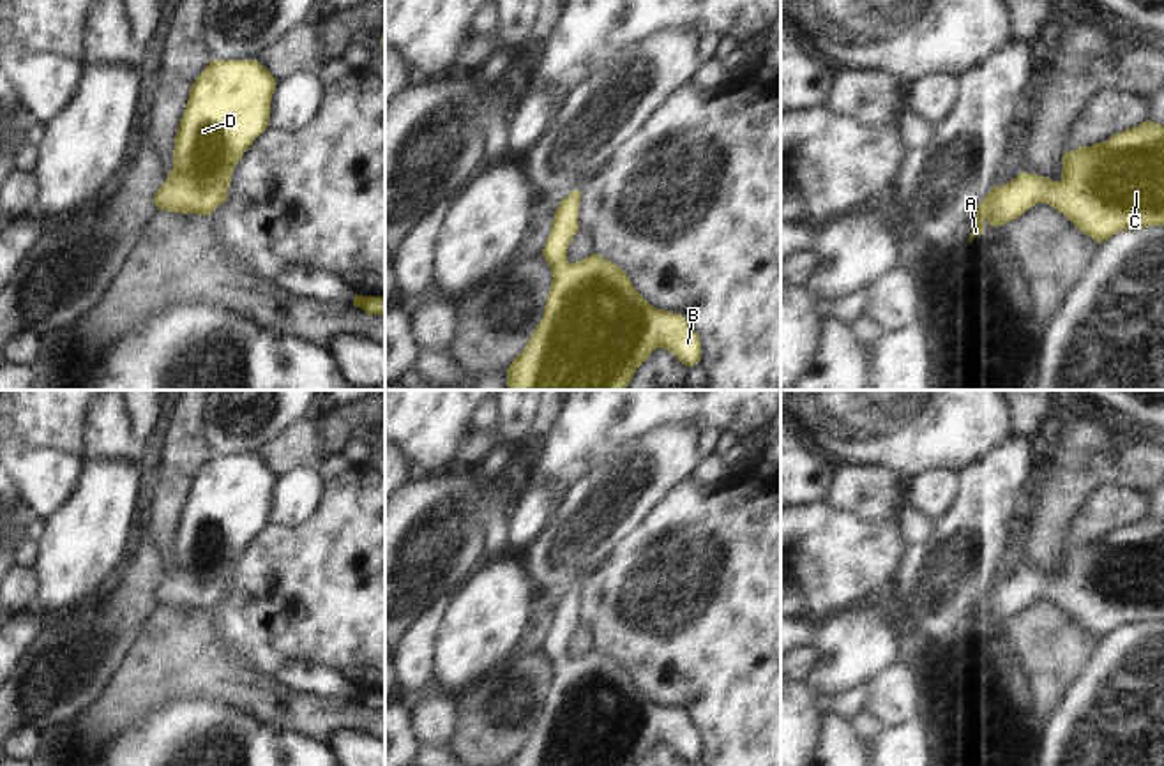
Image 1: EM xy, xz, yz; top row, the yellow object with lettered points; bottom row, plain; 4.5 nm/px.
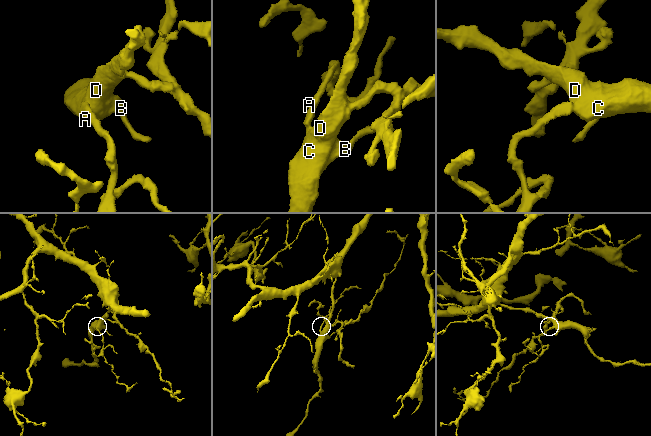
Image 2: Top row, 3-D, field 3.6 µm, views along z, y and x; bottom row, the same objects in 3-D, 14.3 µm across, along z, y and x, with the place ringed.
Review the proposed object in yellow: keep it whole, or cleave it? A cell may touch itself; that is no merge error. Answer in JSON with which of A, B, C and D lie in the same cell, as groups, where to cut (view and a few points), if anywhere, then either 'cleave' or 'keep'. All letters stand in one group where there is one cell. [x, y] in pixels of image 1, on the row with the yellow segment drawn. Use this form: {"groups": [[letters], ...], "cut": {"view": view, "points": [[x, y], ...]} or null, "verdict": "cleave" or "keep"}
{"groups": [["A", "B", "C", "D"]], "cut": null, "verdict": "keep"}

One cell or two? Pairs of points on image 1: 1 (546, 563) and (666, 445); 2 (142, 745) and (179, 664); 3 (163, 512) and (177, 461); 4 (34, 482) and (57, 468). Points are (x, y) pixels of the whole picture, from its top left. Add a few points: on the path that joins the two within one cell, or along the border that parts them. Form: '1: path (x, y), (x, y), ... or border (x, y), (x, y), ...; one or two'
1: path (576, 535), (636, 475); one
2: border (200, 698), (181, 698), (151, 708), (124, 729); two
3: path (168, 500), (175, 473); one
4: path (39, 477), (52, 473); one

